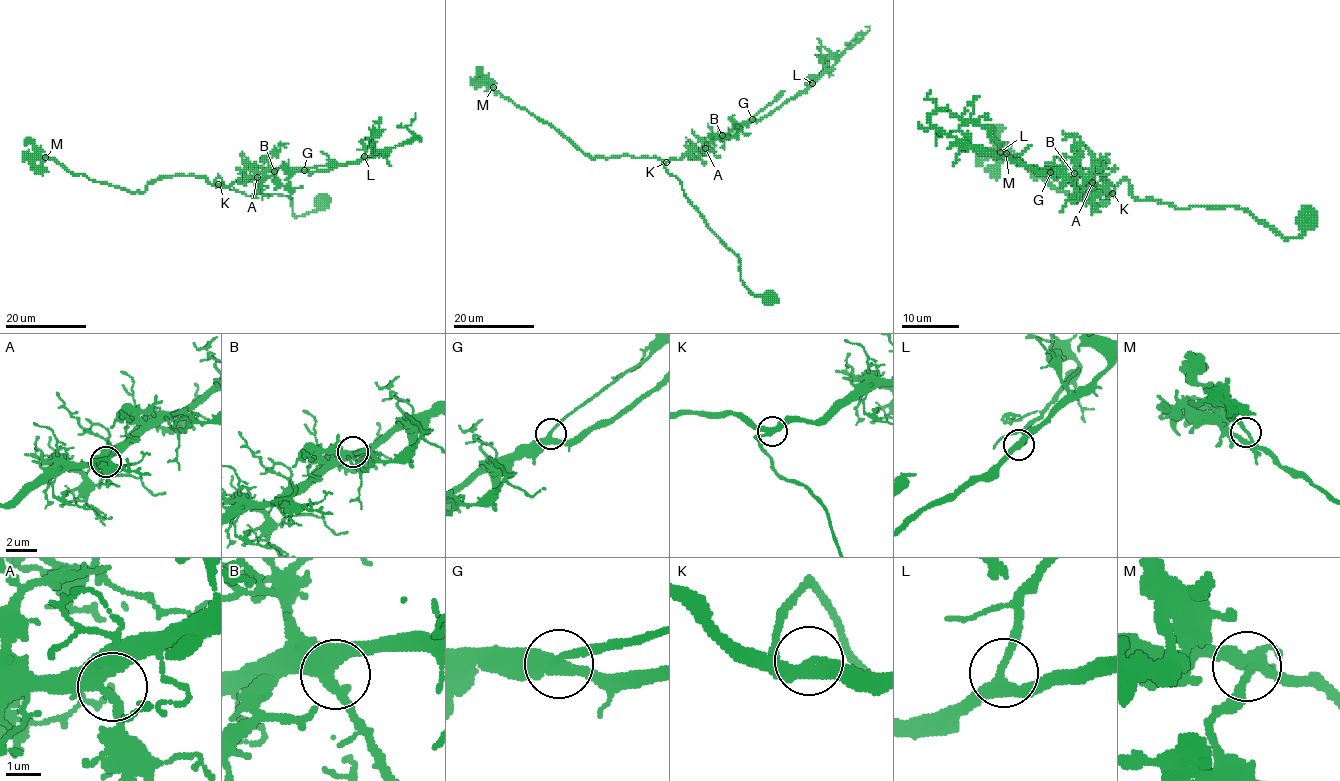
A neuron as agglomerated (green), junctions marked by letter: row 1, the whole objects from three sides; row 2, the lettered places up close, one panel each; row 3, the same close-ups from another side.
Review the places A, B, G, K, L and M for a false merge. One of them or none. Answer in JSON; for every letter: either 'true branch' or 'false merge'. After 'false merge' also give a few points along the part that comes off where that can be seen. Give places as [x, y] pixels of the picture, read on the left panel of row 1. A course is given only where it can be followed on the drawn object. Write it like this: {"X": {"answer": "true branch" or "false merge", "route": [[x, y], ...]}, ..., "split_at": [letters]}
{"A": {"answer": "true branch"}, "B": {"answer": "true branch"}, "G": {"answer": "true branch"}, "K": {"answer": "true branch"}, "L": {"answer": "true branch"}, "M": {"answer": "true branch"}, "split_at": []}

